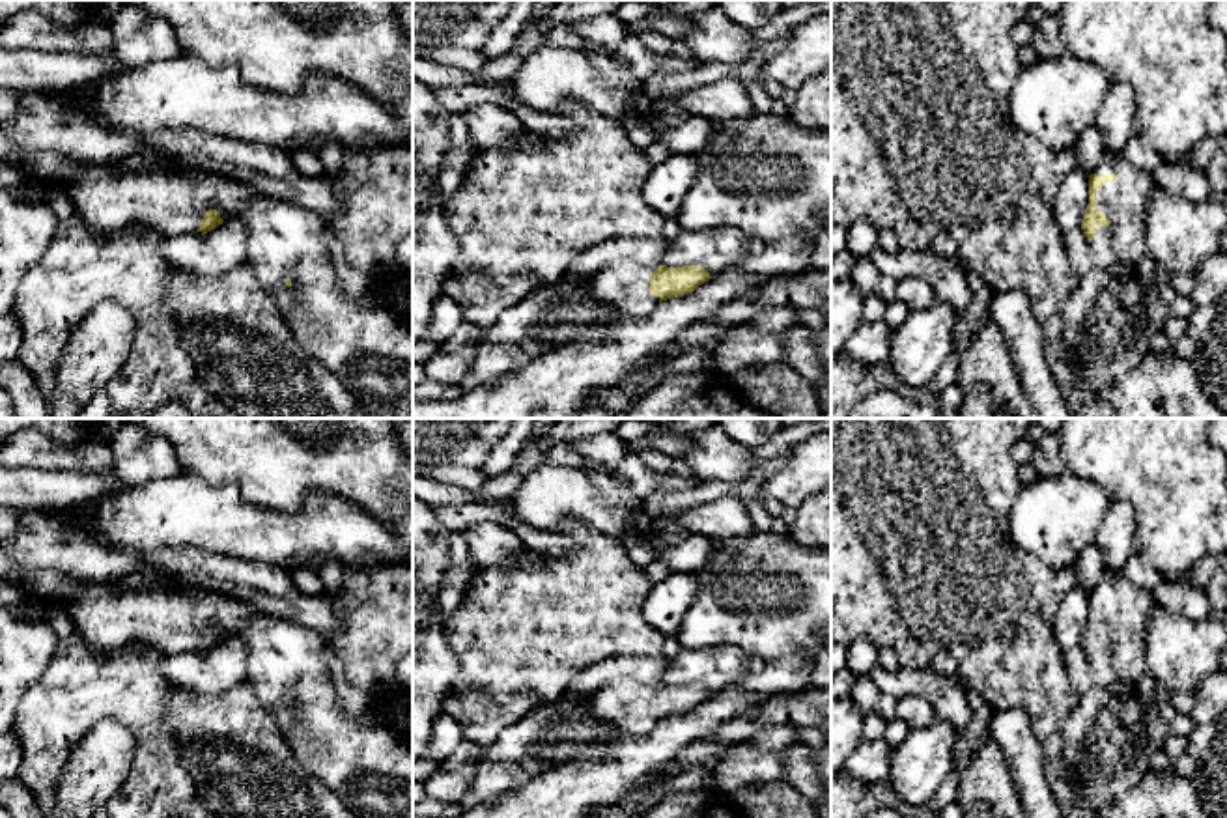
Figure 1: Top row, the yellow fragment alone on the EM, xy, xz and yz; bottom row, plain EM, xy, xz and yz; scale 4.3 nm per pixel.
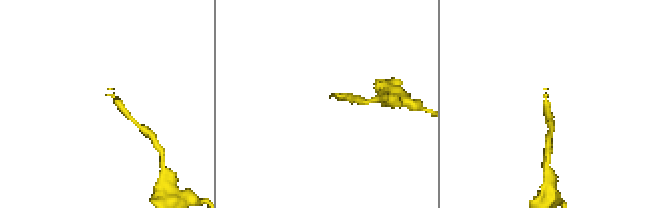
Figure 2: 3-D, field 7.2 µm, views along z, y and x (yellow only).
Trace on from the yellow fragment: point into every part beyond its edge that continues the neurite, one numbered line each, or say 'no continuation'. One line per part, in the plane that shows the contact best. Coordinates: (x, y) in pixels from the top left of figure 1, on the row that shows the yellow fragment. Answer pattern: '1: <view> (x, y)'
1: yz (1123, 243)

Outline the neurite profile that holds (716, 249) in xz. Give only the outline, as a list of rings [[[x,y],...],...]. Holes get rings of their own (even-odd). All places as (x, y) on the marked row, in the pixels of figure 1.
[[[738,228],[682,230],[680,237],[669,245],[663,265],[700,265],[715,276],[747,256],[749,248],[751,237]]]

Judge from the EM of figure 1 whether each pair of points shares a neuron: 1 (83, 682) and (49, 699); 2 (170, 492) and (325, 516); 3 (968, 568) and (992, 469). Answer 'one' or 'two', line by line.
1: one
2: one
3: one

